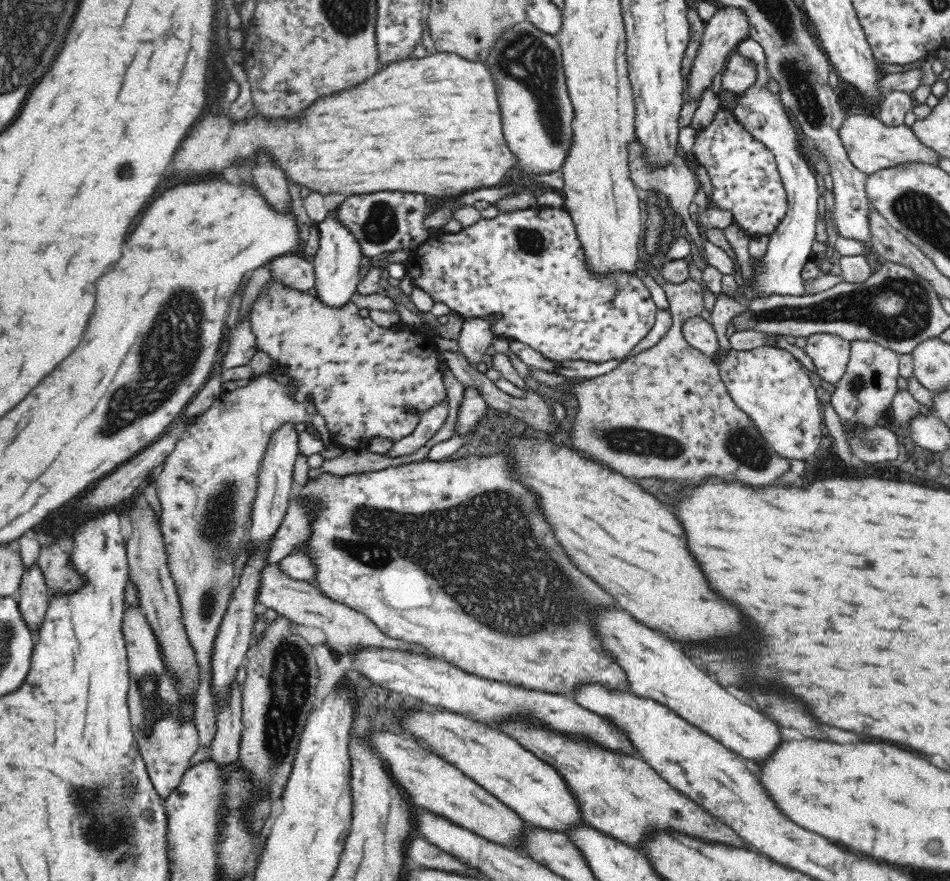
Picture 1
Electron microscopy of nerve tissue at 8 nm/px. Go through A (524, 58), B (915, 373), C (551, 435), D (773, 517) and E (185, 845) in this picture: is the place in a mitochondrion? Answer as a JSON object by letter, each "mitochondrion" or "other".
{"A":"mitochondrion","B":"other","C":"other","D":"other","E":"other"}

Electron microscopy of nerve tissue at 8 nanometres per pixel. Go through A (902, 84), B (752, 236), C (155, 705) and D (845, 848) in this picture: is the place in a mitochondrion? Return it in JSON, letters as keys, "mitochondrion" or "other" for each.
{"A":"other","B":"other","C":"mitochondrion","D":"other"}

